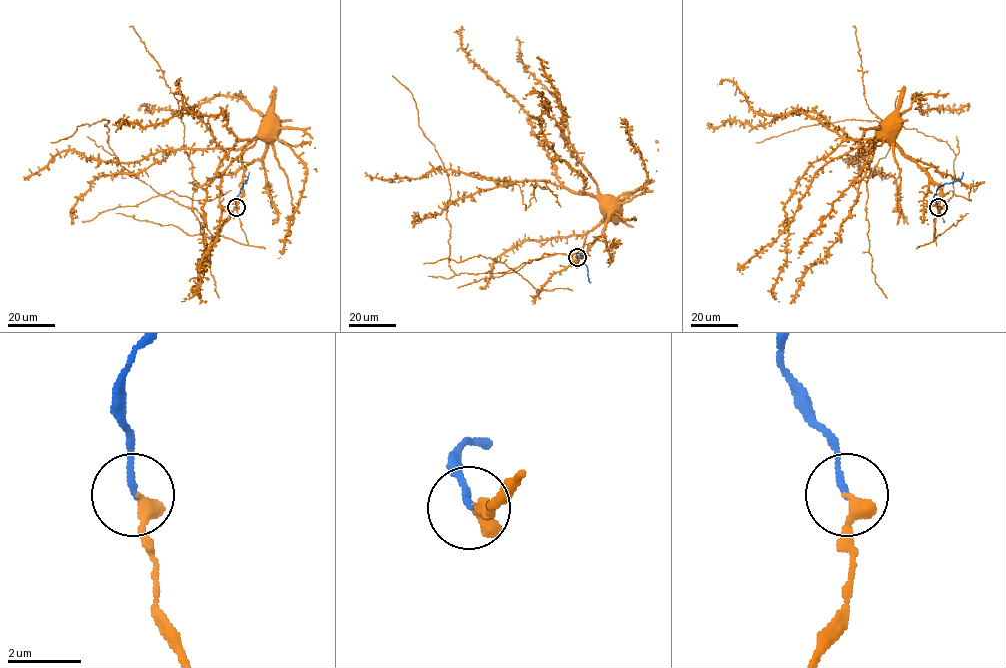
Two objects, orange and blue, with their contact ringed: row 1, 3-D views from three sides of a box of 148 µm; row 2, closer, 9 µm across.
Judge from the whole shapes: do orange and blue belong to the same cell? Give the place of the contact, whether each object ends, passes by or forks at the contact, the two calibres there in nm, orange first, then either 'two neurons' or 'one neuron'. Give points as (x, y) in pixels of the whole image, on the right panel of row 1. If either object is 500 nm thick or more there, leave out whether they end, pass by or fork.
at (938, 207); orange ends there; blue ends there; 360 nm thick on the orange side, 150 nm on the other; one neuron

